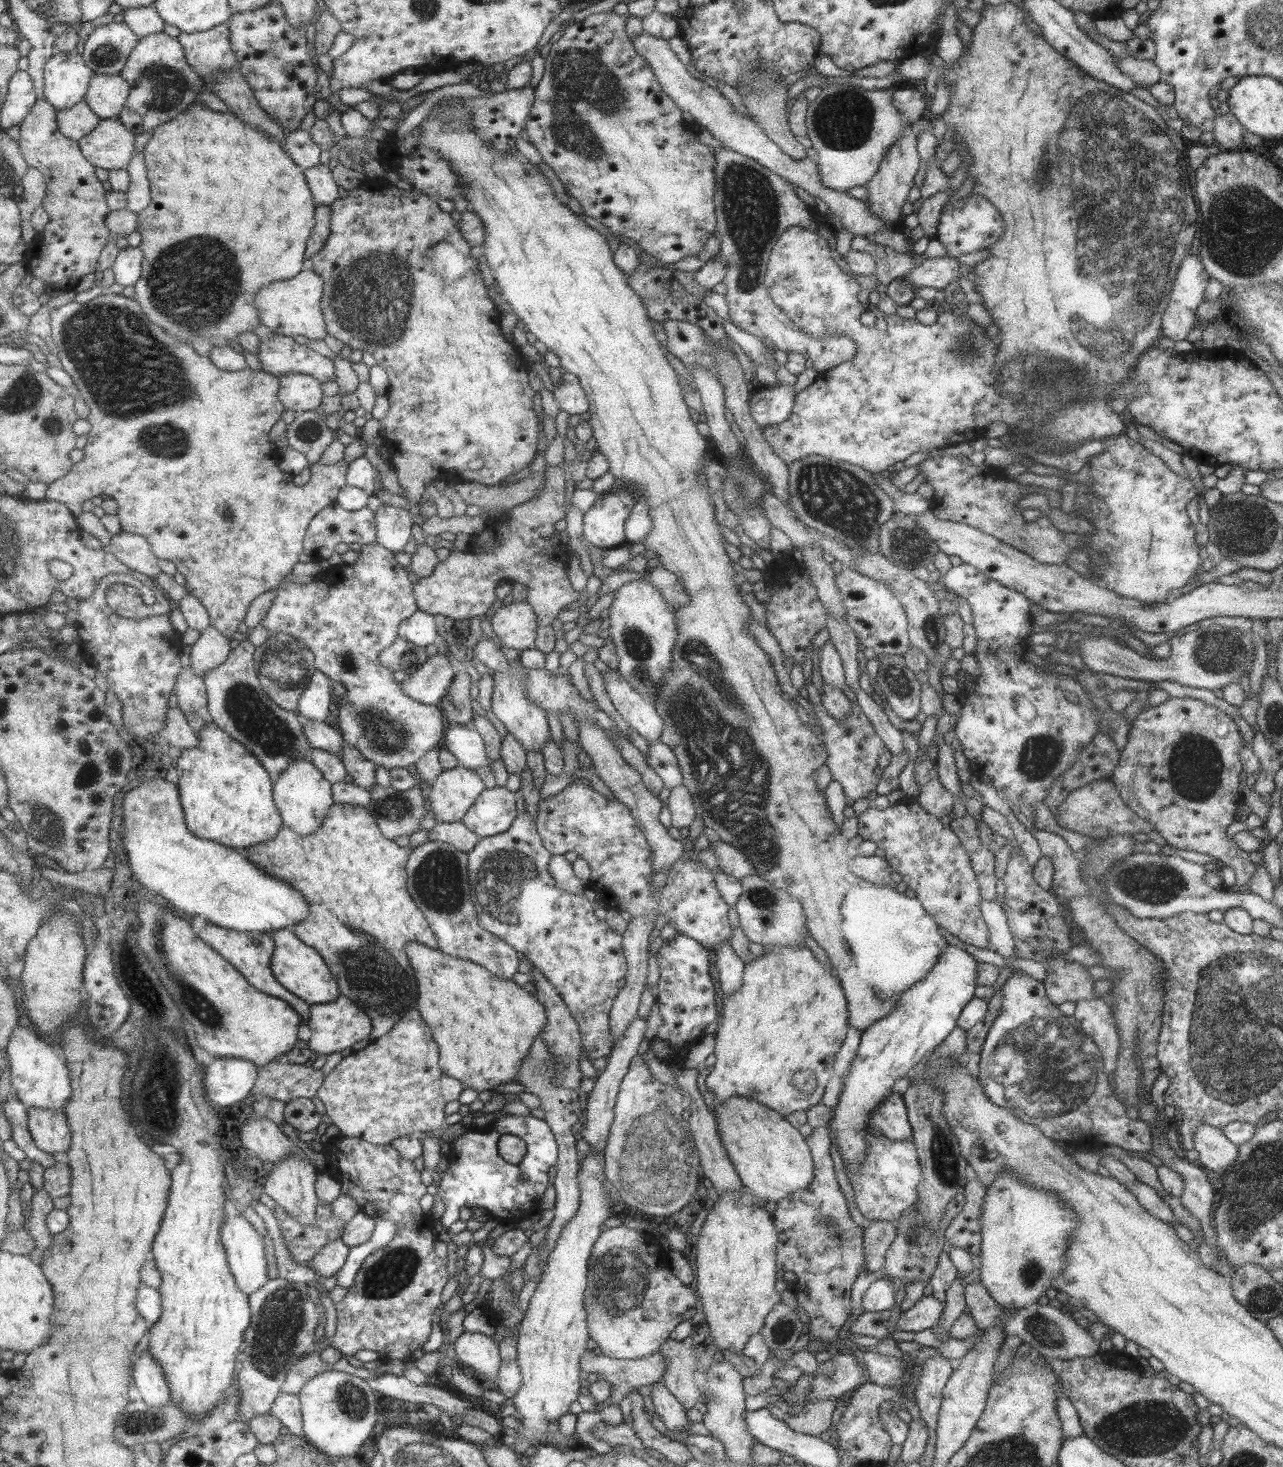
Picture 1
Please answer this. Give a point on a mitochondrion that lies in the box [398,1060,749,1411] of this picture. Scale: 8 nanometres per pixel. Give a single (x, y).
(623, 1282)

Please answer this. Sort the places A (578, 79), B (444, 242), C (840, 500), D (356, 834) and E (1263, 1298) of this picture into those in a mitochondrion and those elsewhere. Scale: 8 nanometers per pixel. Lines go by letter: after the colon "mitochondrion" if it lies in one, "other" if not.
A: mitochondrion
B: other
C: mitochondrion
D: other
E: mitochondrion

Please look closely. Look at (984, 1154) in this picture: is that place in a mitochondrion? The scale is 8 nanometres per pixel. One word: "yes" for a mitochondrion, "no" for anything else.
no

